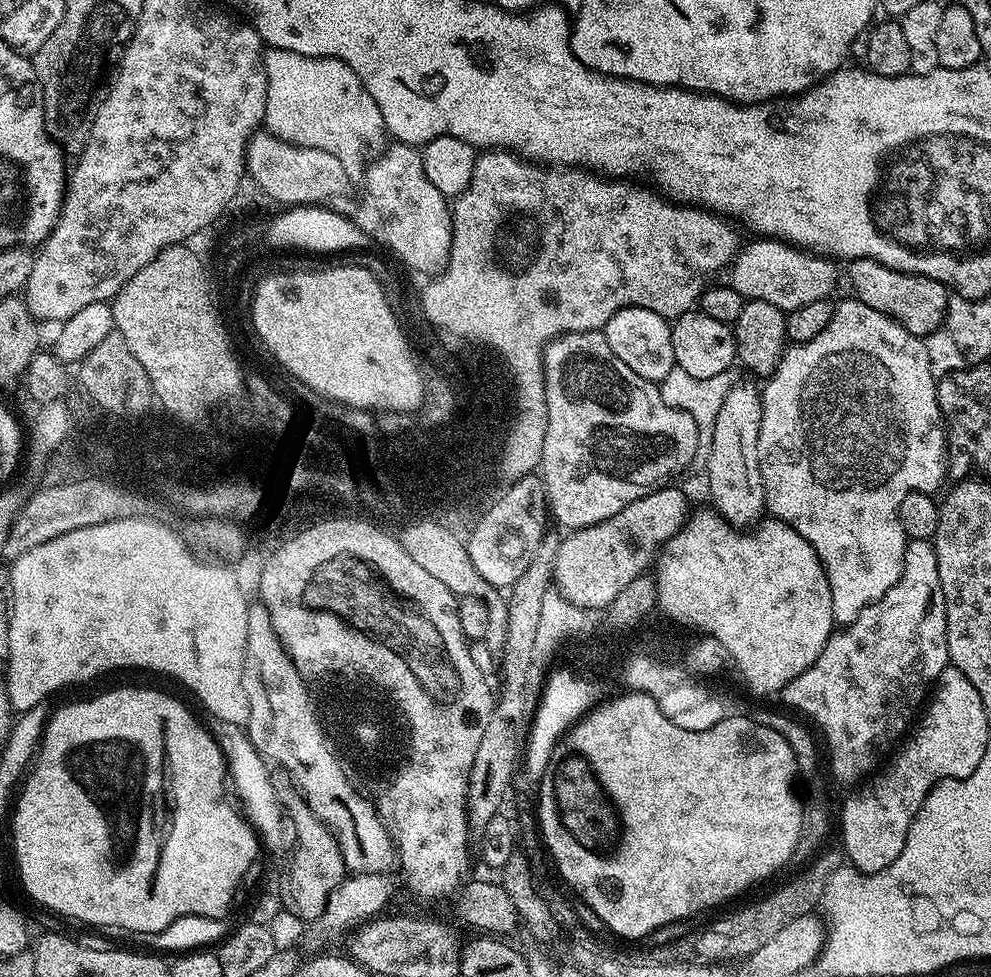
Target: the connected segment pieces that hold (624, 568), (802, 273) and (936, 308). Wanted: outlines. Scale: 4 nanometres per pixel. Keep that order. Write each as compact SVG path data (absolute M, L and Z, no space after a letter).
M661 486L649 496L630 502L618 514L589 528L569 531L561 539L554 571L554 584L561 596L574 606L604 610L630 582L649 569L658 550L690 512L683 490L668 487L672 486Z
M756 238L753 244L741 247L727 269L727 283L748 300L761 300L778 306L787 314L809 302L829 299L836 284L836 268L831 259L813 254L794 244L775 238Z
M853 260L847 268L848 280L856 291L853 292L855 299L879 312L885 312L897 320L907 332L924 338L944 324L944 311L948 305L950 292L942 282L887 268L876 260Z

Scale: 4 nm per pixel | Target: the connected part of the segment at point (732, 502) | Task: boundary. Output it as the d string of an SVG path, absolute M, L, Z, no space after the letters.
M732 387L722 402L722 410L718 410L718 418L712 427L712 439L707 445L711 507L733 526L748 526L759 521L766 508L764 479L760 473L760 461L756 457L761 403L762 396L757 389L755 392L752 388Z

